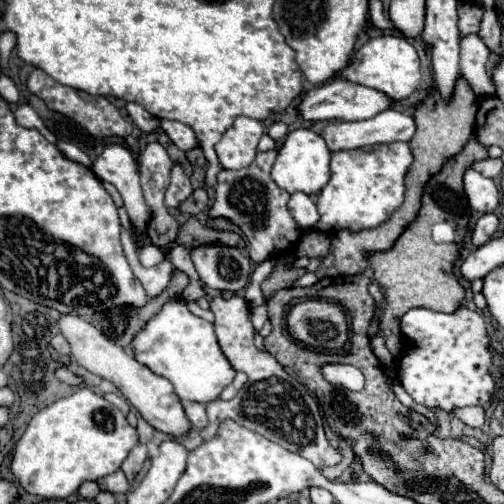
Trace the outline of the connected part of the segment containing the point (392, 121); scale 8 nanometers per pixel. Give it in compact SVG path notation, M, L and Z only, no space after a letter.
M396 109L382 111L372 119L346 123L334 121L322 129L322 137L332 153L350 151L378 143L394 143L394 141L410 141L414 137L416 125L412 115L404 115Z

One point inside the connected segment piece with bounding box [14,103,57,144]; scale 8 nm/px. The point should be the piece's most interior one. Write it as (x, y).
(25, 115)

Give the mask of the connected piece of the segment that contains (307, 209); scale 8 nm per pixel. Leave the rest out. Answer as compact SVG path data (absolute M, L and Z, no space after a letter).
M302 191L290 195L288 207L290 207L292 217L296 219L296 223L298 223L302 229L312 229L314 223L318 221L318 211L316 211L314 199L312 199L310 195L304 195Z

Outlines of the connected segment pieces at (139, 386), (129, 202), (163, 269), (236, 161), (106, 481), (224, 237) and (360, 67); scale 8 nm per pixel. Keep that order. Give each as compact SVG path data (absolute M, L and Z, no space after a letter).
M64 313L58 319L58 327L60 327L60 333L64 335L64 339L68 341L70 349L72 349L72 357L82 367L86 367L90 373L112 381L120 389L120 393L130 401L130 405L134 405L138 409L142 419L146 419L146 423L150 423L156 431L162 431L170 437L182 437L192 429L192 425L188 423L188 417L184 415L182 403L176 397L176 393L172 389L172 383L168 379L164 379L162 375L152 373L148 367L138 363L122 347L114 345L94 325L90 325L88 321L84 321L78 315Z
M108 145L92 169L102 181L108 181L118 189L138 237L144 239L146 227L150 223L150 209L142 197L138 167L132 153L122 145Z
M122 229L122 245L124 245L124 253L126 253L126 259L134 271L134 275L142 281L144 289L146 289L146 295L150 299L158 297L162 293L162 289L168 287L170 283L170 269L172 267L166 267L166 261L160 263L160 267L152 267L152 269L146 269L140 265L138 261L138 253L134 251L134 243L132 243L132 237L128 231Z
M236 117L234 125L216 143L216 153L224 169L242 169L256 157L256 145L264 133L260 121L250 117Z
M116 471L112 475L106 475L102 479L98 479L98 485L102 491L108 491L108 493L128 493L130 491L130 485L126 481L126 475L122 471Z
M190 217L186 221L186 225L180 227L178 241L184 243L186 247L194 247L194 245L200 245L200 243L222 243L222 245L240 247L240 249L246 247L244 239L240 235L236 235L234 231L218 231L218 229L212 229L212 227L204 225L202 221L198 221L196 217Z
M380 35L364 43L356 53L354 59L334 75L336 79L350 79L352 83L360 83L378 91L384 91L388 99L406 99L410 97L422 83L422 73L420 73L420 57L414 49L412 43L408 43L404 37L396 35Z

